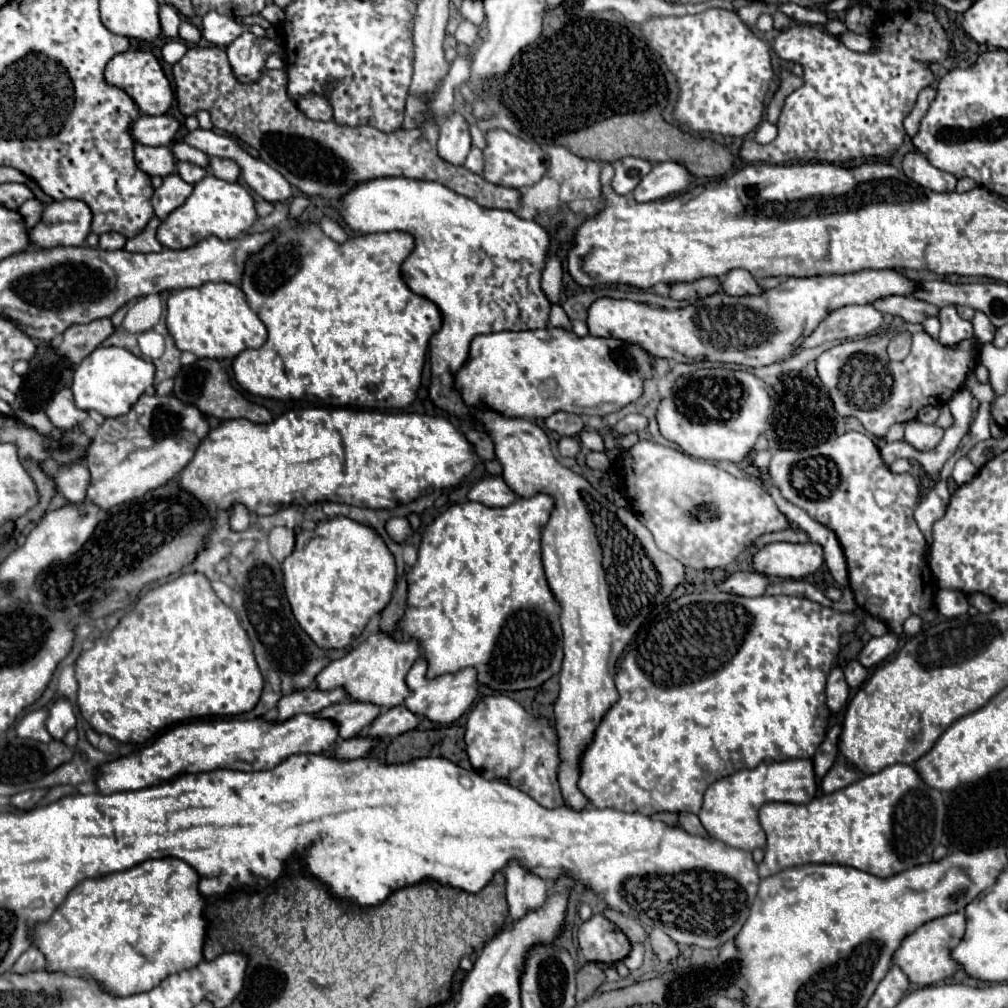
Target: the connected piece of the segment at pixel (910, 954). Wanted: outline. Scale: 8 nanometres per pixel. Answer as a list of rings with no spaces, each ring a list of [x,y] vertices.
[[[963,912],[931,920],[903,940],[901,948],[893,956],[893,962],[909,976],[909,980],[913,984],[931,986],[931,984],[943,982],[943,980],[951,978],[957,970],[961,970],[961,964],[957,960],[953,960],[951,950],[953,950],[953,946],[957,946],[961,942],[963,934],[965,934],[965,914]]]

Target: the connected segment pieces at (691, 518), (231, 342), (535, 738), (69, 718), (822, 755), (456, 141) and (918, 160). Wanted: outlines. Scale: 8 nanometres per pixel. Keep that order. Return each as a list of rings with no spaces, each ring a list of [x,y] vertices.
[[[639,440],[621,454],[619,474],[625,478],[633,514],[653,534],[655,544],[697,570],[727,566],[761,534],[791,526],[759,480],[735,478],[717,464],[693,460],[681,450],[651,440]]]
[[[207,282],[201,288],[183,288],[171,292],[167,300],[167,330],[173,336],[179,350],[193,352],[197,358],[235,358],[239,352],[247,348],[259,348],[267,340],[267,328],[249,308],[241,288],[227,282]]]
[[[505,694],[485,696],[467,716],[465,744],[473,768],[487,780],[503,780],[529,794],[545,808],[563,806],[557,784],[557,734],[547,720],[535,720],[525,708]]]
[[[55,700],[49,708],[49,718],[45,722],[49,734],[55,740],[63,740],[65,732],[75,726],[75,714],[69,700]]]
[[[833,726],[827,732],[827,736],[825,736],[823,744],[819,746],[817,754],[813,756],[815,774],[819,778],[823,778],[831,770],[831,766],[835,764],[835,760],[837,760],[837,754],[839,754],[839,736],[841,736],[841,726]]]
[[[453,112],[441,120],[439,130],[439,156],[451,164],[463,164],[471,150],[467,120],[459,112]]]
[[[920,152],[908,153],[902,161],[902,171],[910,180],[931,188],[935,192],[953,192],[955,190],[955,176],[949,172],[943,172],[930,162]]]

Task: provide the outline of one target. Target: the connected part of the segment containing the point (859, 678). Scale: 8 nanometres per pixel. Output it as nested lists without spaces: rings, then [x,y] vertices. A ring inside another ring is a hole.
[[[851,660],[845,666],[845,680],[851,690],[857,690],[865,682],[865,678],[867,678],[867,670],[857,660]]]

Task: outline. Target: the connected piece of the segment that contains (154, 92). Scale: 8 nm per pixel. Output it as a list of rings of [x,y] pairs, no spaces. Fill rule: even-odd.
[[[135,50],[135,52],[123,52],[123,54],[117,54],[109,64],[107,64],[107,70],[105,70],[105,80],[113,86],[119,86],[123,88],[133,100],[135,104],[139,106],[141,112],[145,114],[151,114],[151,116],[159,116],[159,114],[165,114],[173,102],[173,90],[171,90],[171,84],[163,72],[163,66],[161,62],[155,58],[153,52],[145,52],[145,50]]]

